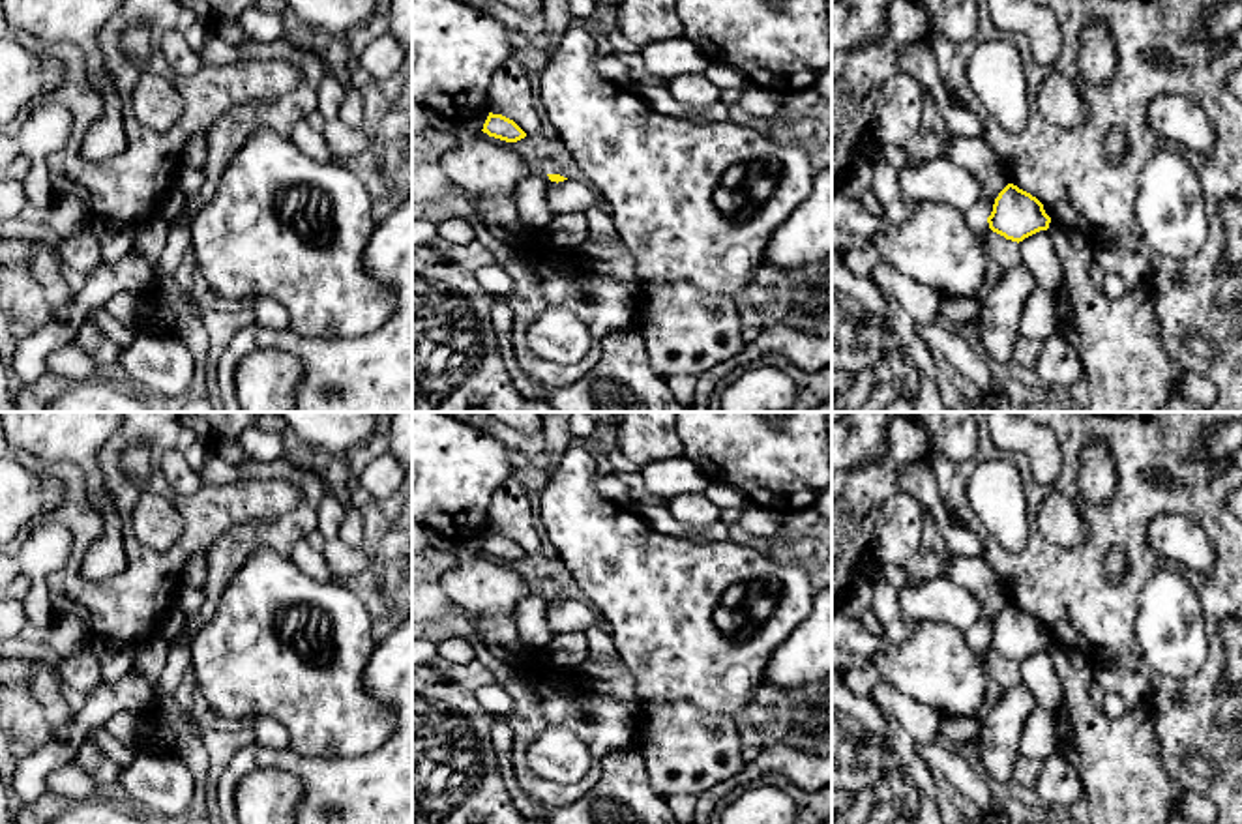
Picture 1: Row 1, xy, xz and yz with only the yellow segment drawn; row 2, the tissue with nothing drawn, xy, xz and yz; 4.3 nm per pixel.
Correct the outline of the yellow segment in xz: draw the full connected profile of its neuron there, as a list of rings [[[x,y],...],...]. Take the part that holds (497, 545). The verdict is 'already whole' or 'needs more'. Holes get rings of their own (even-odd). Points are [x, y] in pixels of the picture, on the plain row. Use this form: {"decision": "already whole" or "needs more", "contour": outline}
{"decision": "already whole", "contour": [[[489,532],[481,551],[506,562],[517,562],[526,556],[513,539],[493,532]]]}

